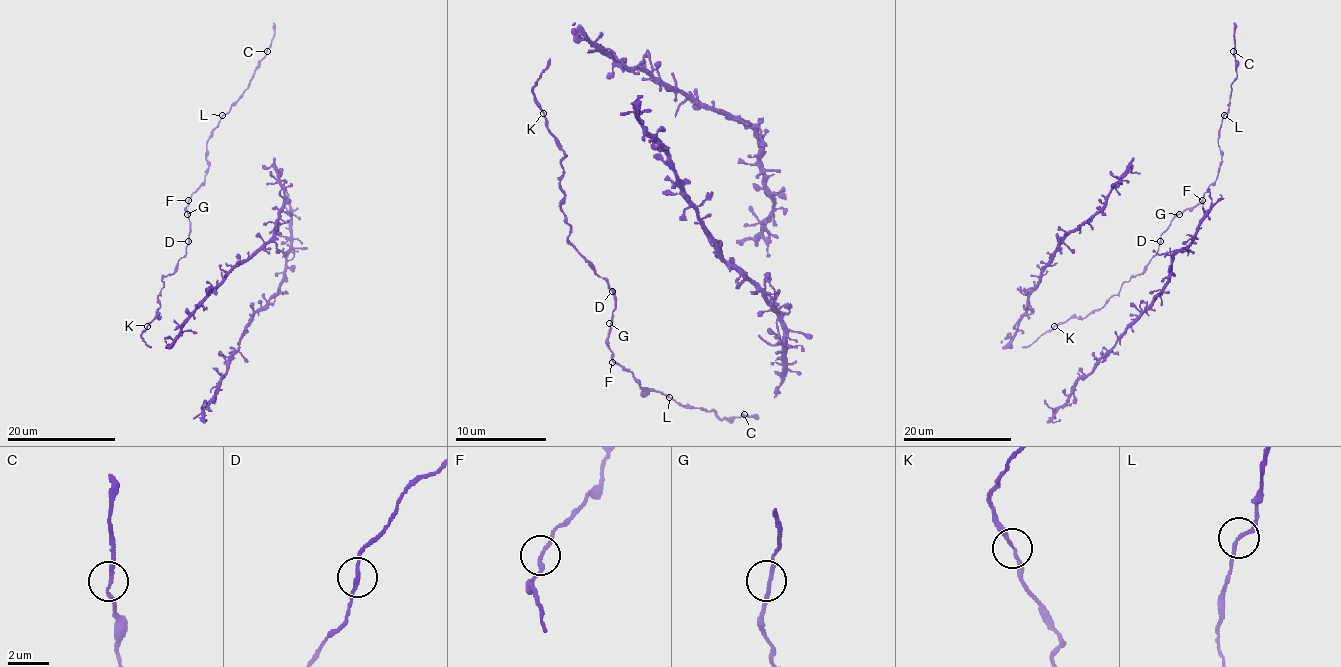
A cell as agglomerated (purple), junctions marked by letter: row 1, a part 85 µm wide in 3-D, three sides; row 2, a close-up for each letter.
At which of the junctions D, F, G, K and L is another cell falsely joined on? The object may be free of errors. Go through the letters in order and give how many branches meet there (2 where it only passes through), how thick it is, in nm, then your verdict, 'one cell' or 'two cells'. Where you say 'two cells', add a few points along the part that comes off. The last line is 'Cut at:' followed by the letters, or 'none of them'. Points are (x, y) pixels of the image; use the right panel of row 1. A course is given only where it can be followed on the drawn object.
D: 2 | 160 nm | one cell
F: 2 | 160 nm | one cell
G: 2 | 170 nm | one cell
K: 2 | 150 nm | one cell
L: 2 | 160 nm | one cell
Cut at: none of them

